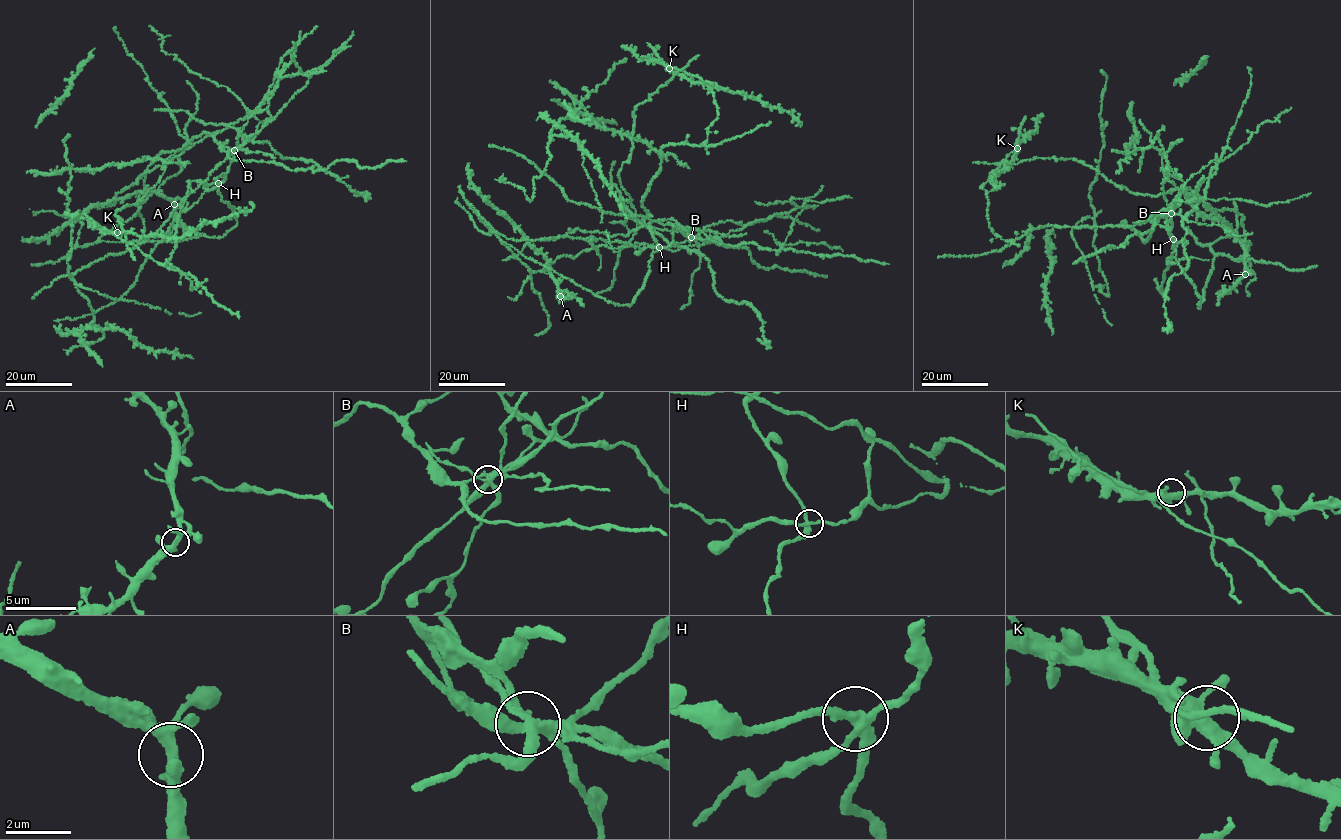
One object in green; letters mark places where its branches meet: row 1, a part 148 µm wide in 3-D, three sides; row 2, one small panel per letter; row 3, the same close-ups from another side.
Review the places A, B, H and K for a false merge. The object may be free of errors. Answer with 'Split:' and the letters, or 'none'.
Split: B

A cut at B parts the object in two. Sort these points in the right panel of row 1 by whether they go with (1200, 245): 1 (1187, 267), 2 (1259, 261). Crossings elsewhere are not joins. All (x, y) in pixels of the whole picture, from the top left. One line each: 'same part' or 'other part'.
1: other part
2: same part

